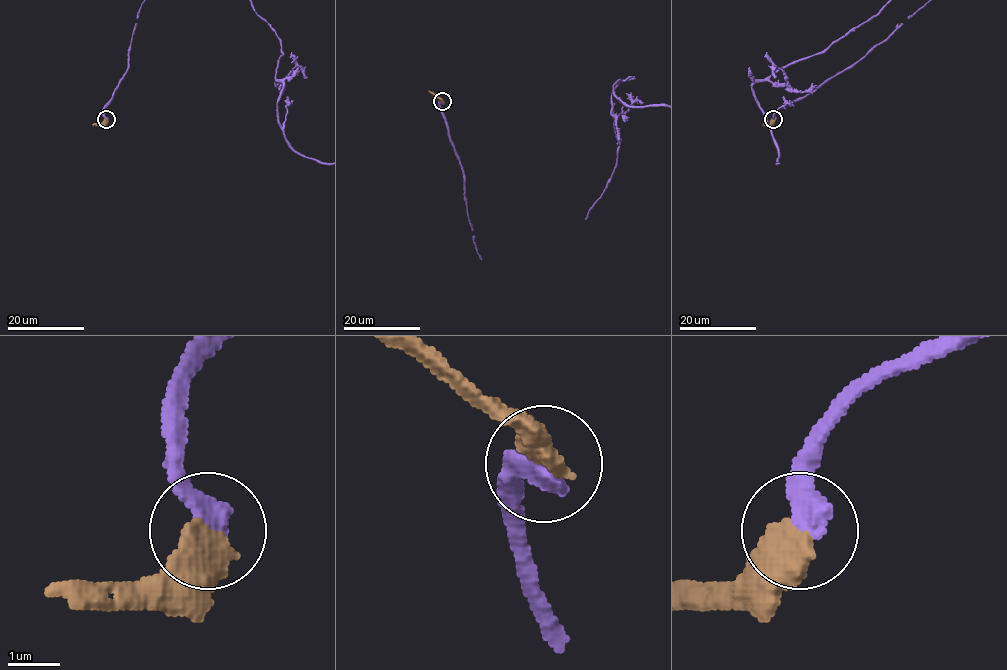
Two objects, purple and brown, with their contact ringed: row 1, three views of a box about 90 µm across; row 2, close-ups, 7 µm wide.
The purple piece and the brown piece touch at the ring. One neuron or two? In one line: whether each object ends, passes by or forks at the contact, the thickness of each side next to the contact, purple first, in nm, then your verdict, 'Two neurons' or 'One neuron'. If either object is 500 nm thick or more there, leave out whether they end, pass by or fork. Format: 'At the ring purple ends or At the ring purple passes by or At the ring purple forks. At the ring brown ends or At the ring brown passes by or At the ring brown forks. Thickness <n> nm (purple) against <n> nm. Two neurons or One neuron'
Thickness 440 nm (purple) against 600 nm. Two neurons

